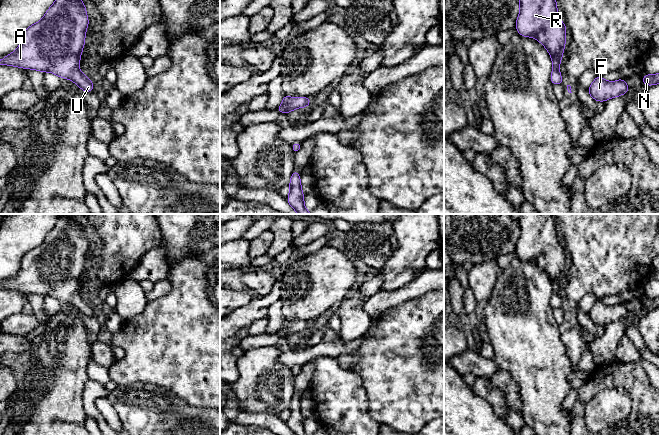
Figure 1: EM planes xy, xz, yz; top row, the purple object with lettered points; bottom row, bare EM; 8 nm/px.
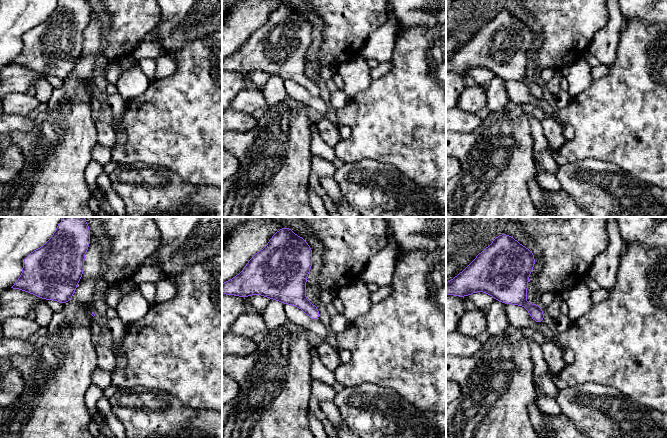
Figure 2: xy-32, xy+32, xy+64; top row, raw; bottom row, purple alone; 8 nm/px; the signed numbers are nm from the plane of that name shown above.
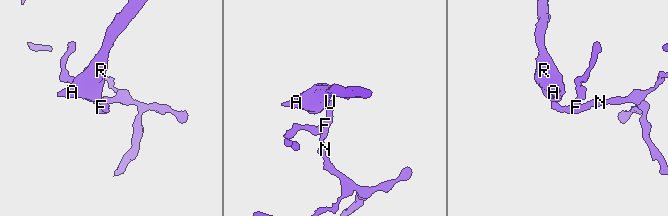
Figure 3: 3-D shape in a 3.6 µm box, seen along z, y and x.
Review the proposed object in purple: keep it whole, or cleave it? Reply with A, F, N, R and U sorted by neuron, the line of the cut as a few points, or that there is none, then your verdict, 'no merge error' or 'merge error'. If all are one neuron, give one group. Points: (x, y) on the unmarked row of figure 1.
A F N R U | no cut | no merge error

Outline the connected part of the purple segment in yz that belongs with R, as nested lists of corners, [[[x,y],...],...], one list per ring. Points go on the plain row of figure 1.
[[[523,214],[519,221],[520,238],[515,253],[523,261],[534,261],[545,270],[551,279],[553,293],[550,301],[552,309],[565,307],[560,298],[560,286],[566,267],[566,249],[558,240],[557,226],[551,214]]]

